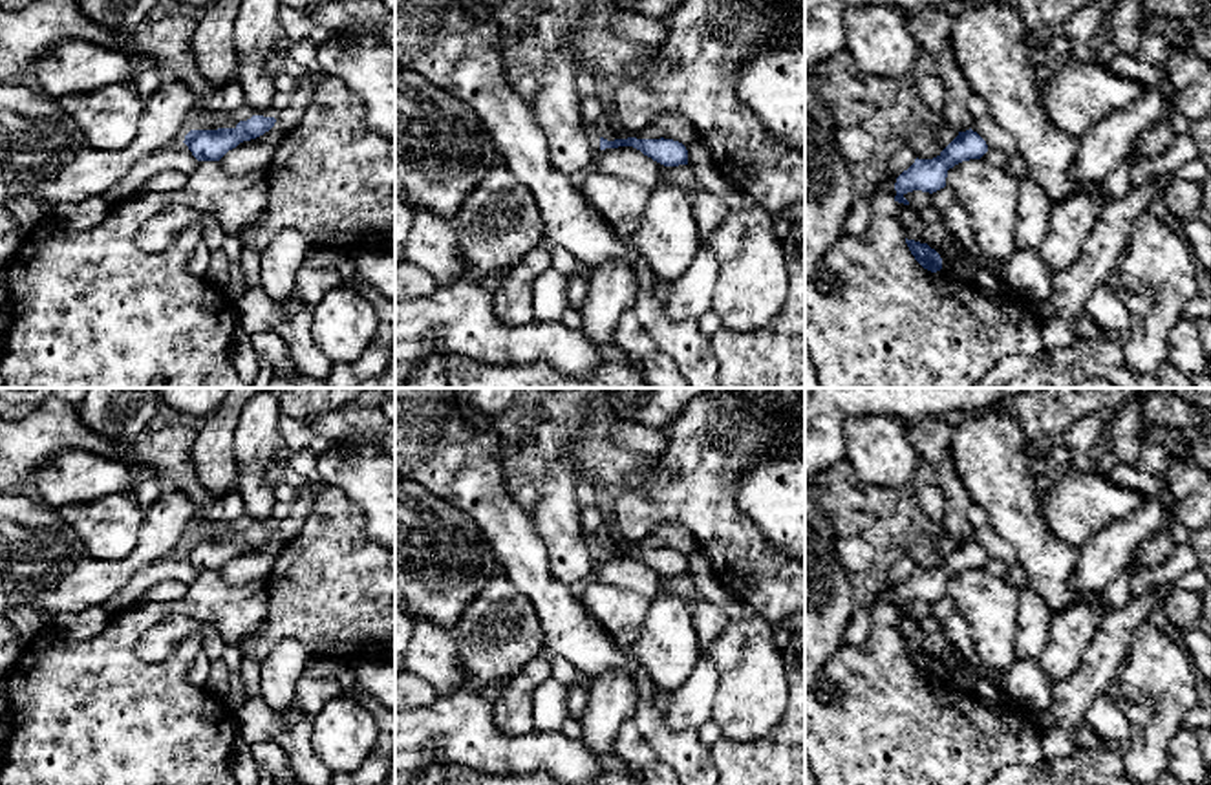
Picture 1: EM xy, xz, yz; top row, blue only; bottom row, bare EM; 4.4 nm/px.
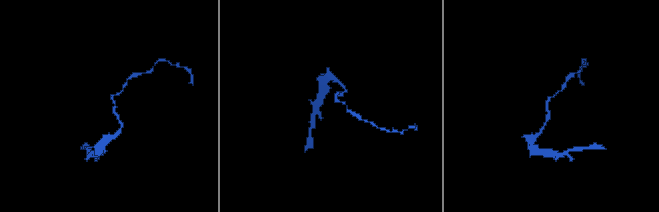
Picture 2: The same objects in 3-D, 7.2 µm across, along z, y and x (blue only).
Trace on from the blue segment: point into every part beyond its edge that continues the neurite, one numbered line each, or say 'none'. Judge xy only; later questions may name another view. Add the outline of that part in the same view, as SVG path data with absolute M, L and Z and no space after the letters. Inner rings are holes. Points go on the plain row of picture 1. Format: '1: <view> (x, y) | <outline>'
none

